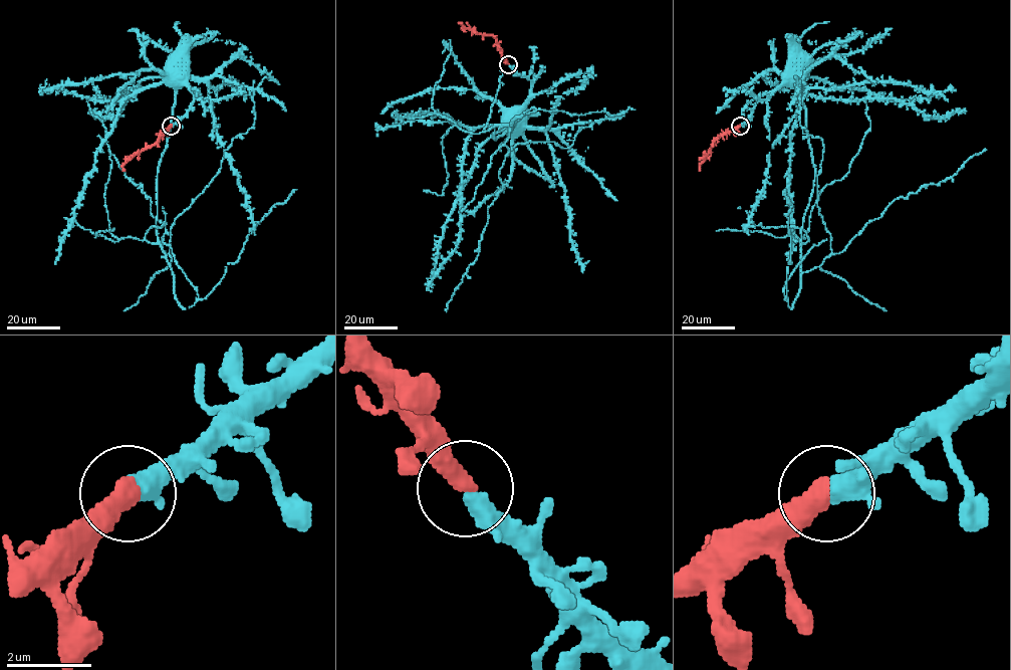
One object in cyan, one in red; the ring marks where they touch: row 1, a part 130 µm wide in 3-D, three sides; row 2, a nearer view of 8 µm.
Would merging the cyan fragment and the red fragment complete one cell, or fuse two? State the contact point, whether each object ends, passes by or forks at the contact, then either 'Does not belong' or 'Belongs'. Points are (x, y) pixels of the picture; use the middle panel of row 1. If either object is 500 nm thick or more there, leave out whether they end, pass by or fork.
Place: (508, 64). Belongs

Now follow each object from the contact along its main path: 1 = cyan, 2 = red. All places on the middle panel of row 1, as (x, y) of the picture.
1: (509, 64), (531, 82), (531, 97), (521, 110), (515, 110)
2: (509, 64), (493, 36), (472, 31), (461, 22)

